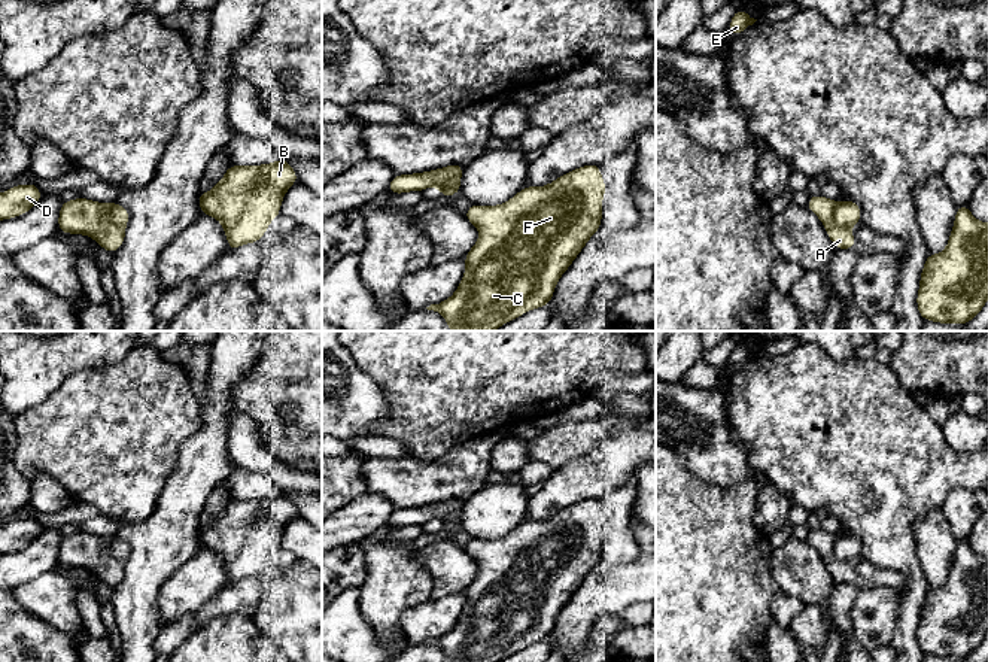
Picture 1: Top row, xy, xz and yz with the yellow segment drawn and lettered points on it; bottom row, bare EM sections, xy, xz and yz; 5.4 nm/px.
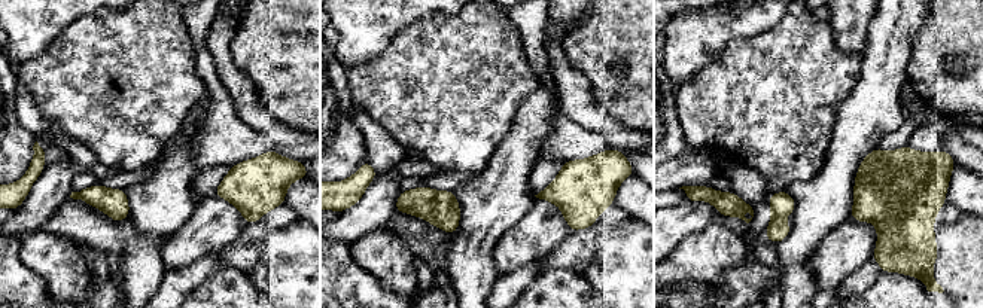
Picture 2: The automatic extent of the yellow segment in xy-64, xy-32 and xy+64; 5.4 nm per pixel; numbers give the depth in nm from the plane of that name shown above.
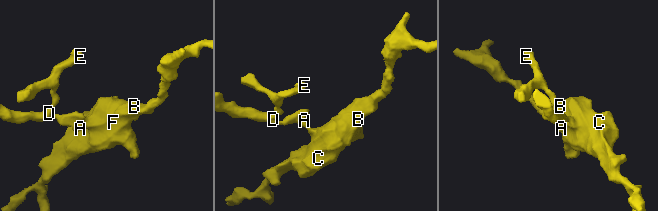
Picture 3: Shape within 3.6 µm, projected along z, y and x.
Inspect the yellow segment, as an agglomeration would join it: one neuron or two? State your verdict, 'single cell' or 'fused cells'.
fused cells

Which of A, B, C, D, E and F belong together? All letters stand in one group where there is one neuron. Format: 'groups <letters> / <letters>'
groups A D E / B C F

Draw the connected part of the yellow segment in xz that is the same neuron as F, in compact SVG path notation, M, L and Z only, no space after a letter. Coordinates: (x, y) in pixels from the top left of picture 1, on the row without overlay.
M587 498L562 508L548 519L525 520L502 538L489 541L471 538L465 552L480 564L480 571L463 592L466 598L463 613L450 632L426 643L440 647L450 662L499 662L529 644L548 640L557 614L590 571L599 565L605 525L599 499Z

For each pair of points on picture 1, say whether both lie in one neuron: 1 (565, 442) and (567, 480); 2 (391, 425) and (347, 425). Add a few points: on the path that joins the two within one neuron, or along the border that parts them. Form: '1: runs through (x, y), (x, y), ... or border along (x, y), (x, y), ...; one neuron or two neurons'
1: border along (596, 445), (592, 451), (553, 470); two neurons
2: border along (382, 391), (389, 413), (371, 427), (371, 434); two neurons

